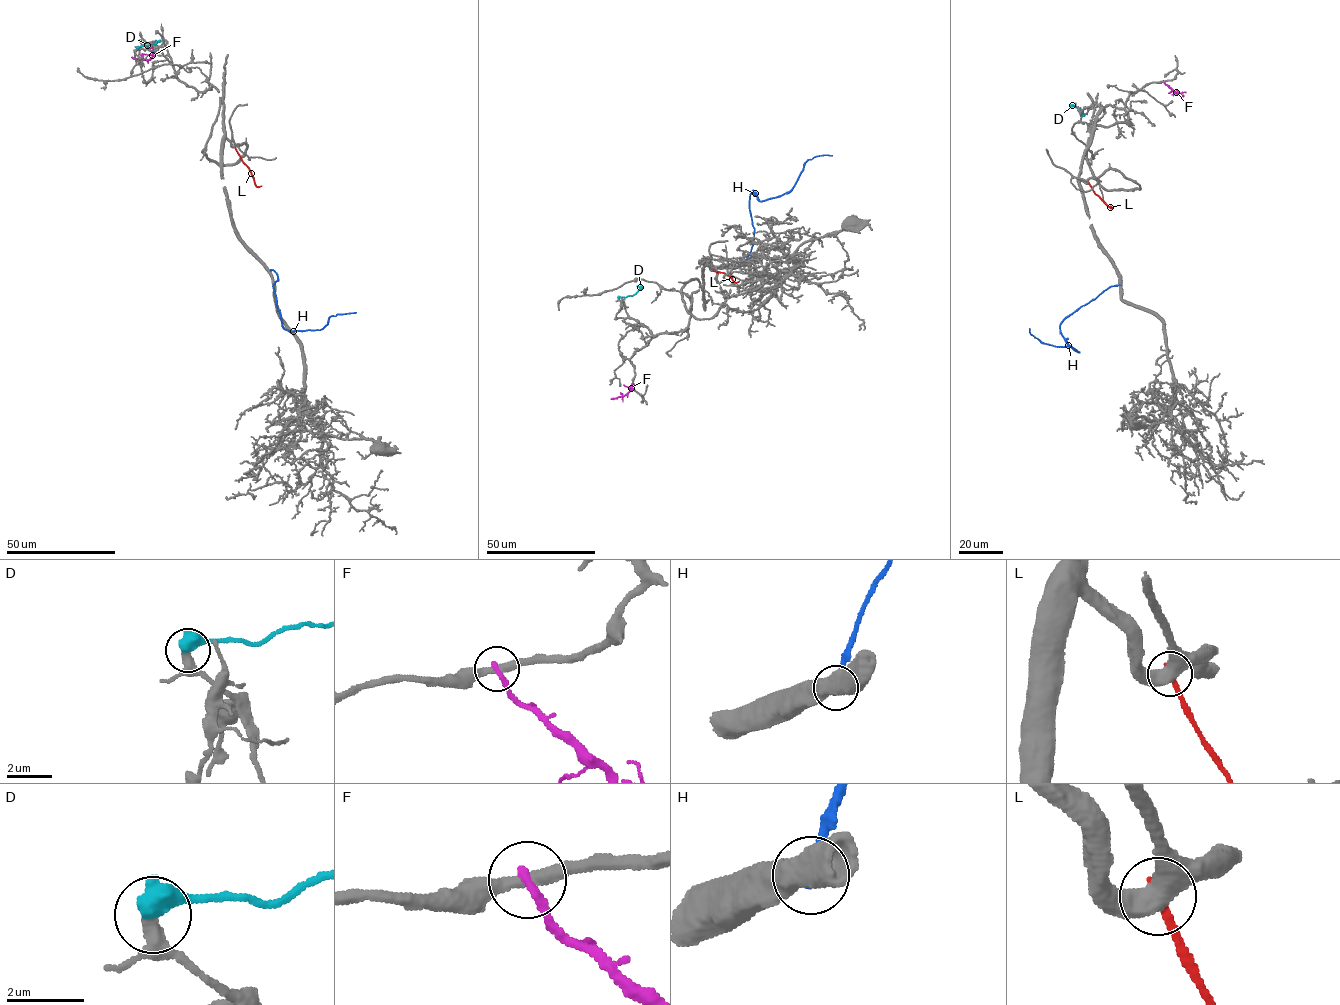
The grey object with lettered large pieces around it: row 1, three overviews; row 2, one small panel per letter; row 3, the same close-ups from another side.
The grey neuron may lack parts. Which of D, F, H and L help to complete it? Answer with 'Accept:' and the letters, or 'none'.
Accept: D

